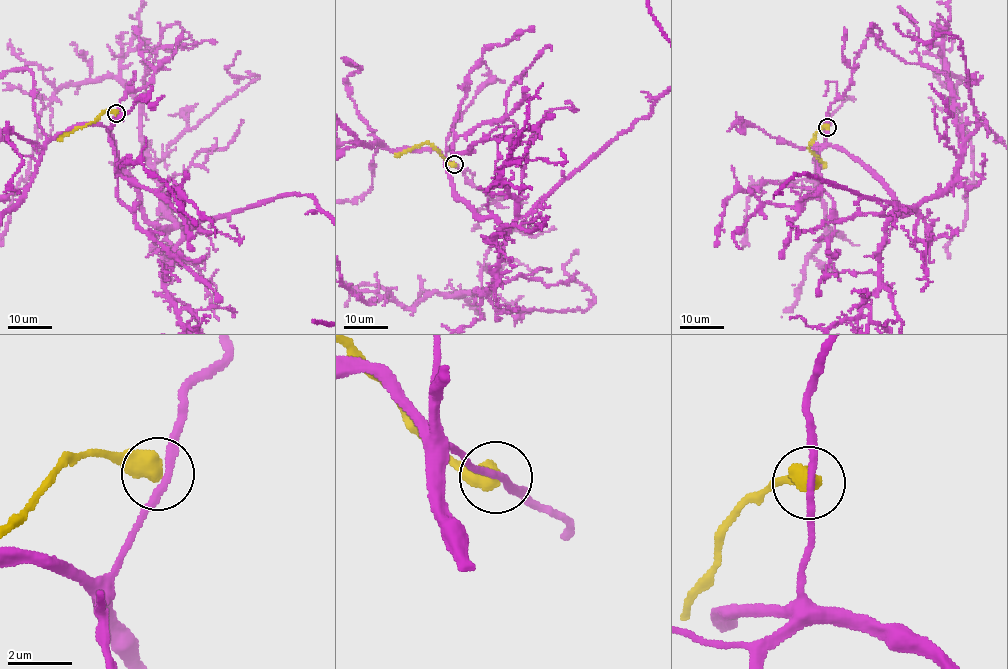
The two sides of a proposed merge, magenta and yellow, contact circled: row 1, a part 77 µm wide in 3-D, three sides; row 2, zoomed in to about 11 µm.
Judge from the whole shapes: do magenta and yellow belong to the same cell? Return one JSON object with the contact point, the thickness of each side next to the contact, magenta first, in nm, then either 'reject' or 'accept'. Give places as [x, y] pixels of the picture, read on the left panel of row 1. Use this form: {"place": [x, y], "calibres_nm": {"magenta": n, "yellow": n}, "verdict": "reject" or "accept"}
{"place": [116, 113], "calibres_nm": {"magenta": 220, "yellow": 600}, "verdict": "reject"}

